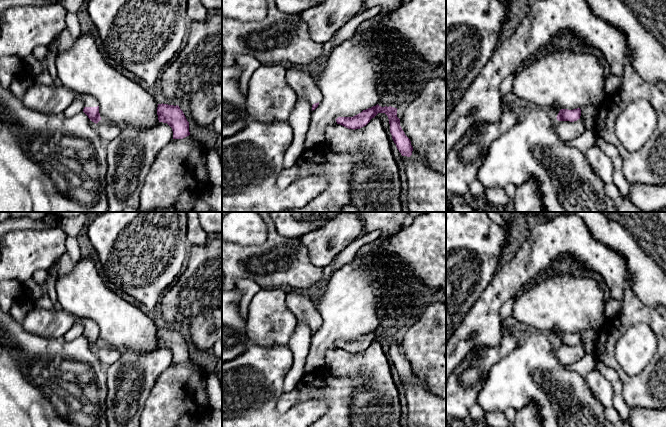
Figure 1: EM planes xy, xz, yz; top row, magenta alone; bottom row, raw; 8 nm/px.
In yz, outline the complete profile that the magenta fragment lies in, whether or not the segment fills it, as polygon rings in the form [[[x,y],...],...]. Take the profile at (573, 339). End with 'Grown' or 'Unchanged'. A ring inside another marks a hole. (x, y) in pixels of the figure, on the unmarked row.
[[[580,332],[573,333],[573,334],[561,333],[556,342],[558,345],[574,346],[580,343],[580,340],[581,340]]]. Unchanged

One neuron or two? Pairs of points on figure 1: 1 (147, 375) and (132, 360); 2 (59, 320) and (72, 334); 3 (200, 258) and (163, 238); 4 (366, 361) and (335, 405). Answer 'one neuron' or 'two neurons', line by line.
1: one neuron
2: two neurons
3: two neurons
4: two neurons

